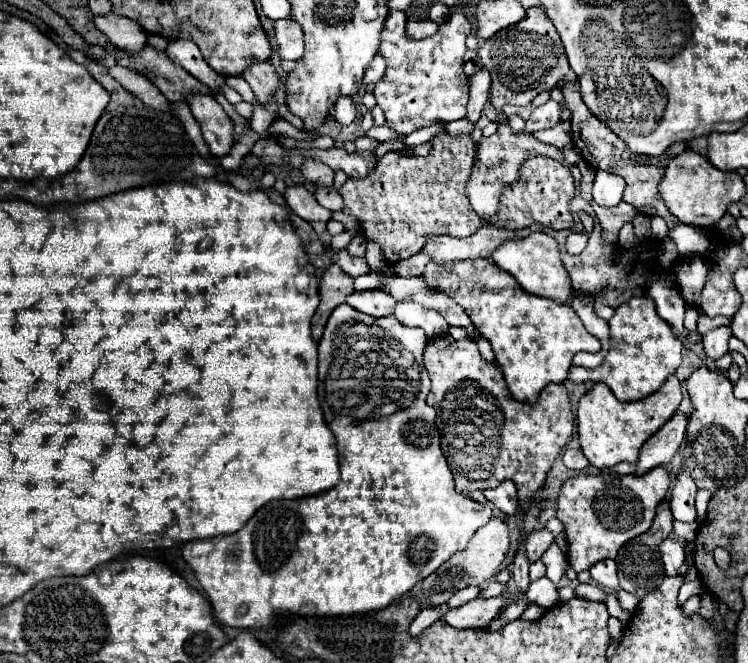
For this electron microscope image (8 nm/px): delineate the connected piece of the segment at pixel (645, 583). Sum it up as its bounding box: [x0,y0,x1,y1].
[615,501,671,599]

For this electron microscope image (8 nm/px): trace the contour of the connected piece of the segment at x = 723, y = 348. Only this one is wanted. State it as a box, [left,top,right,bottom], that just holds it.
[703,327,731,359]

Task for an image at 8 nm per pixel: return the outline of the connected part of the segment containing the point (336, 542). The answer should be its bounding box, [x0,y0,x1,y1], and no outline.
[183,303,491,629]

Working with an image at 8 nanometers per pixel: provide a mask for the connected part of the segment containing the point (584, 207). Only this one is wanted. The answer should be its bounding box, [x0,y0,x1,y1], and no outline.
[571,172,597,224]

